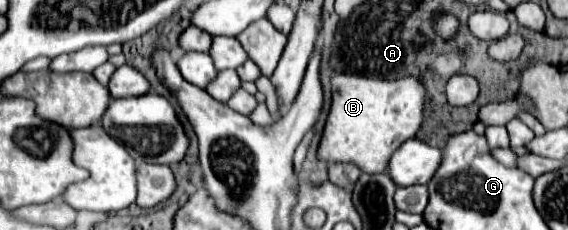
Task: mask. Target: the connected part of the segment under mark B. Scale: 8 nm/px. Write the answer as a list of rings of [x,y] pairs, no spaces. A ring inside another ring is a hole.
[[[332,75],[332,103],[316,157],[326,163],[354,163],[362,173],[384,173],[390,155],[422,125],[424,87],[414,77],[394,81]]]

